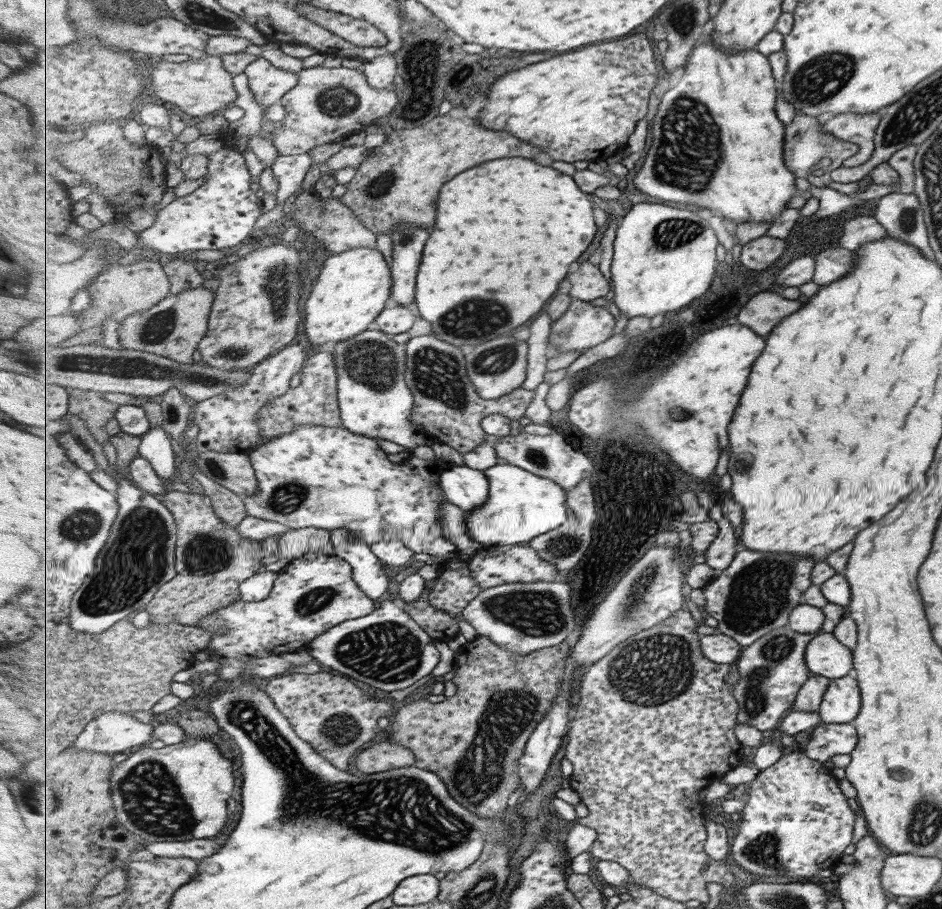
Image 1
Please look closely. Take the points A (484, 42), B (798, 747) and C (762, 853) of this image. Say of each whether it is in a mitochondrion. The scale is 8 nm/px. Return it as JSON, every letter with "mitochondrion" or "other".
{"A":"other","B":"other","C":"mitochondrion"}

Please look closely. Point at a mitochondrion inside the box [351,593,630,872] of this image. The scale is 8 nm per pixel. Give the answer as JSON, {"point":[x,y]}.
{"point":[478,772]}

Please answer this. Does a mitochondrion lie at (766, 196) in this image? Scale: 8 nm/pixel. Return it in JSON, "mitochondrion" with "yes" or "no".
{"mitochondrion":"no"}

